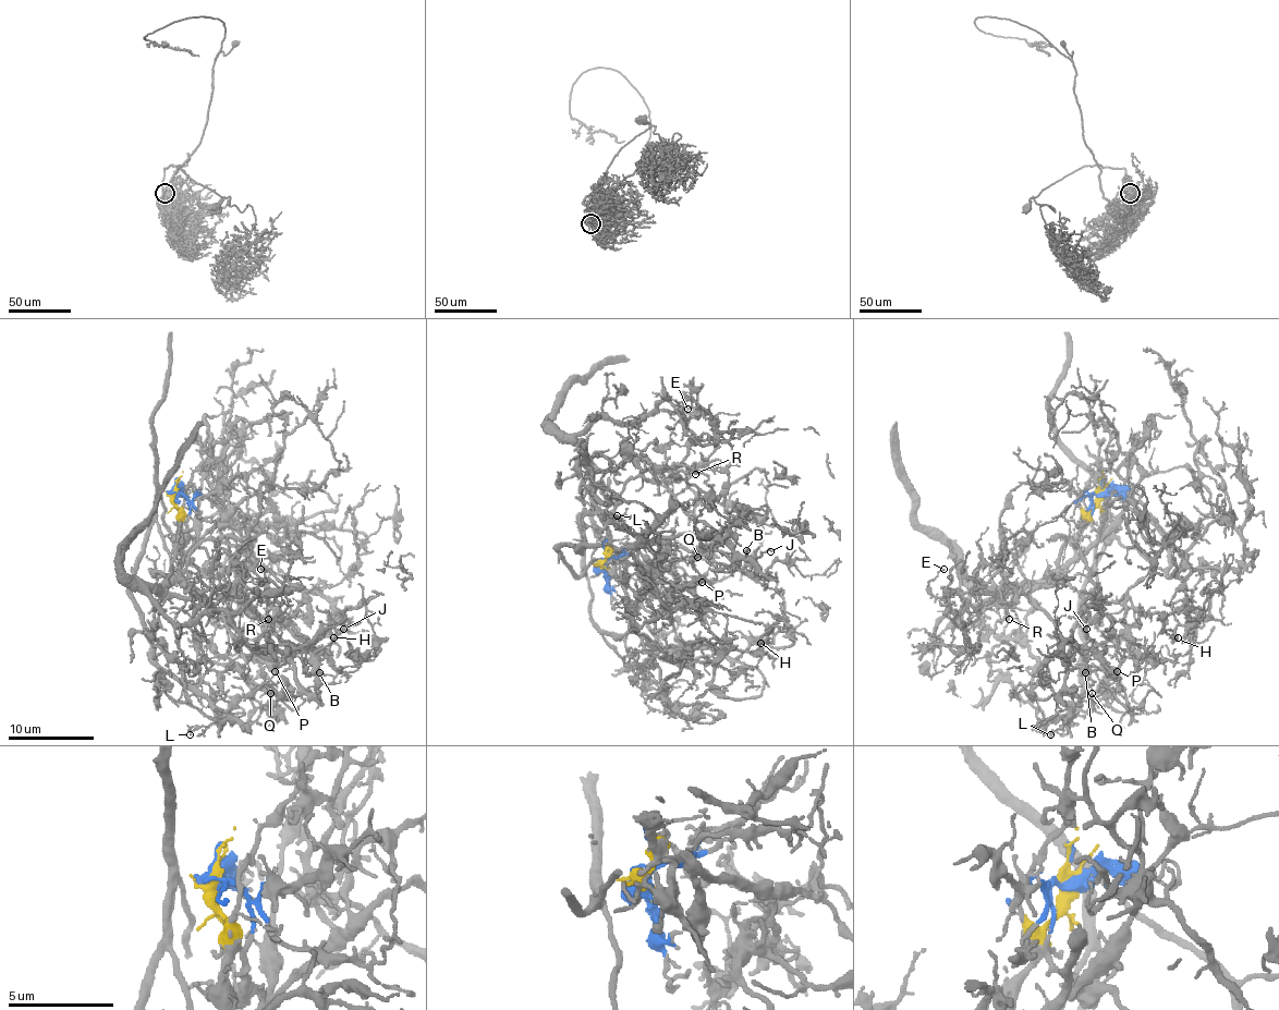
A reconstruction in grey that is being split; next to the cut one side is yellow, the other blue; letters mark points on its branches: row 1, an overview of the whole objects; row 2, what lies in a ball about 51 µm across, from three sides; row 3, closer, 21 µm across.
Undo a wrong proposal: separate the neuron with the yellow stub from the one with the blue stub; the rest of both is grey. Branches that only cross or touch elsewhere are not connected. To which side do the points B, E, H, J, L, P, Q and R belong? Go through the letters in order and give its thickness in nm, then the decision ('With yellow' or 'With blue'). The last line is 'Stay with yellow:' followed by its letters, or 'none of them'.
B: Thickness 140 nm. With blue
E: Thickness 130 nm. With yellow
H: Thickness 180 nm. With blue
J: Thickness 140 nm. With blue
L: Thickness 140 nm. With blue
P: Thickness 150 nm. With blue
Q: Thickness 120 nm. With blue
R: Thickness 120 nm. With yellow
Stay with yellow: E, R

